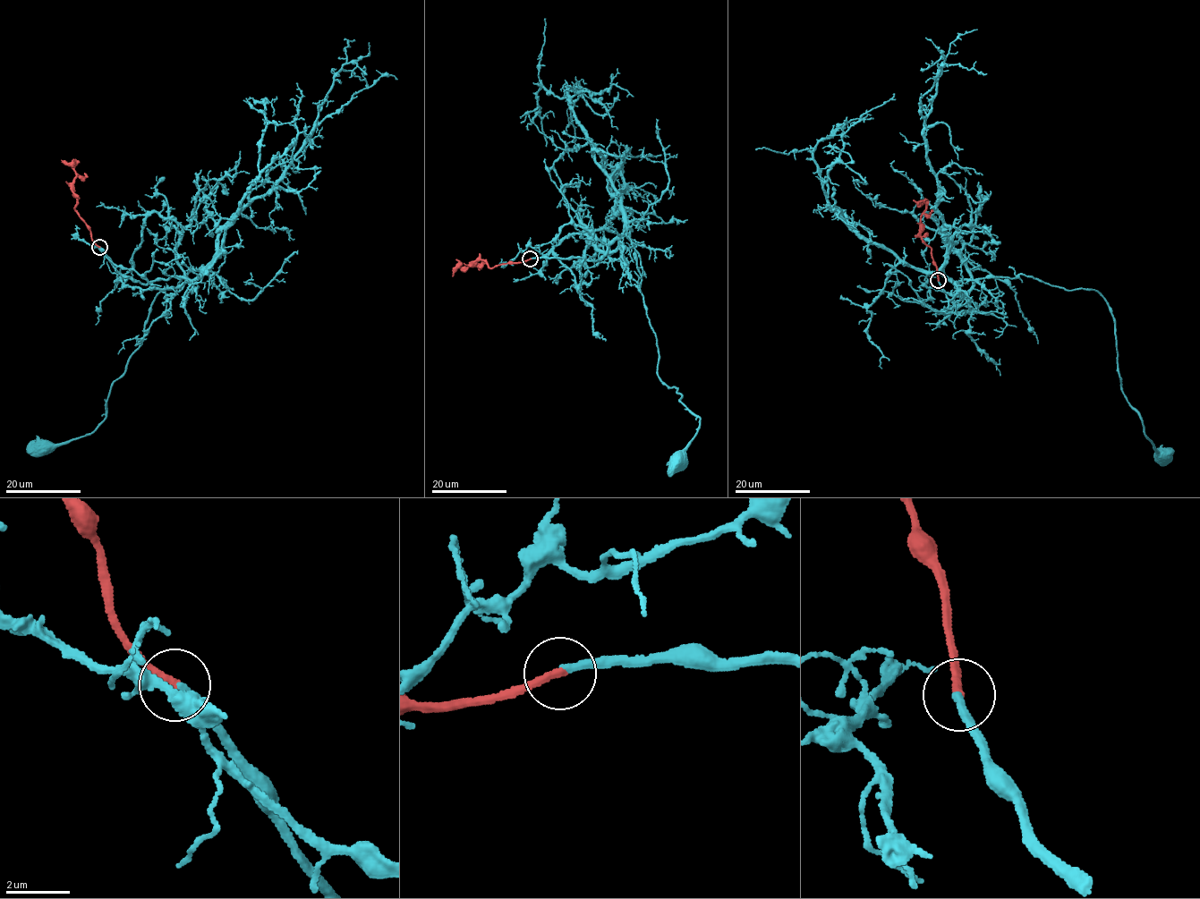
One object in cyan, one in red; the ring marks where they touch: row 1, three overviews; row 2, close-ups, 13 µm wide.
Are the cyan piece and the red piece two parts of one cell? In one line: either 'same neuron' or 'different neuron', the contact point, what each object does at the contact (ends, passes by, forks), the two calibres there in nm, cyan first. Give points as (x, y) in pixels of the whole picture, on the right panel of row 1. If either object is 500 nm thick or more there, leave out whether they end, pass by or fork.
same neuron | (938, 280) | cyan ends | red ends | 240/240 nm

